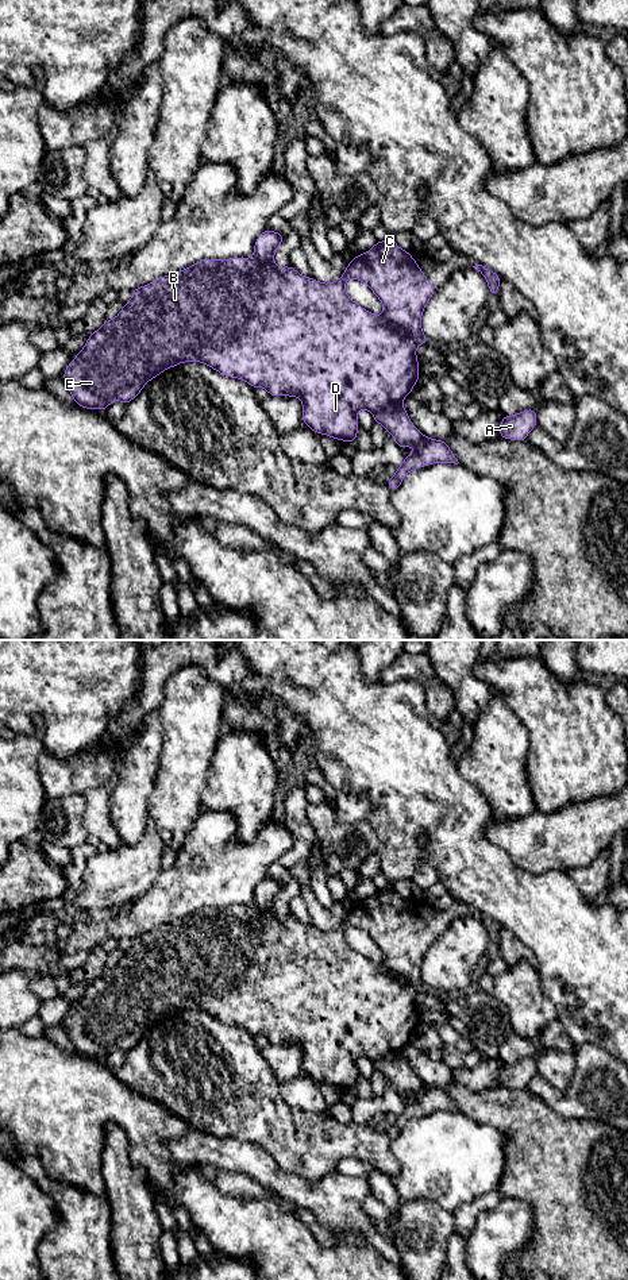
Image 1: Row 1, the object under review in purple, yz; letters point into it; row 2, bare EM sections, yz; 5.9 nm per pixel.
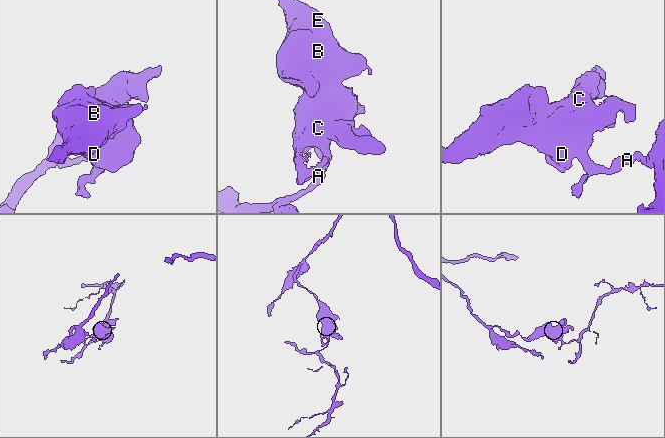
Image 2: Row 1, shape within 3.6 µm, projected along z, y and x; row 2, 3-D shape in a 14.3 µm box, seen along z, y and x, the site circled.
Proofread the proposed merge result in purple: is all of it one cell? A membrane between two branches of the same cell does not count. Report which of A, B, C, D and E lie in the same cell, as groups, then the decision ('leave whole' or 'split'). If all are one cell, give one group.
A / B C D E; split

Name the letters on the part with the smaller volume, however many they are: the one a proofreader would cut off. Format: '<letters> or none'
A

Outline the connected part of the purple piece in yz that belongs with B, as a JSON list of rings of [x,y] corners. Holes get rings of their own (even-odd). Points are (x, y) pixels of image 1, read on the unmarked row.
[[[265,878],[254,891],[253,906],[231,906],[231,907],[211,907],[205,906],[189,914],[185,918],[170,924],[157,926],[149,933],[132,937],[132,946],[124,952],[119,963],[113,968],[105,968],[101,975],[95,979],[86,988],[82,998],[68,1013],[63,1019],[63,1029],[77,1053],[84,1057],[107,1059],[108,1053],[117,1048],[127,1053],[145,1036],[145,1032],[155,1026],[165,1018],[174,1015],[182,1010],[203,1010],[230,1026],[239,1026],[246,1029],[253,1037],[265,1036],[269,1044],[290,1044],[303,1049],[303,1071],[315,1082],[323,1082],[336,1088],[355,1091],[359,1072],[357,1060],[367,1057],[371,1061],[393,1050],[401,1050],[411,1042],[413,1034],[420,1026],[419,1009],[416,1006],[416,995],[428,991],[428,986],[421,978],[421,963],[429,946],[435,942],[435,934],[427,928],[425,922],[417,914],[409,899],[400,897],[394,887],[377,890],[367,901],[357,903],[351,907],[348,914],[338,929],[321,932],[313,925],[307,926],[301,924],[292,914],[278,917],[274,911],[274,899],[281,894],[284,883],[281,880]],[[355,926],[365,930],[373,941],[381,948],[384,963],[377,963],[366,959],[359,952],[354,951],[346,941],[346,928]]]

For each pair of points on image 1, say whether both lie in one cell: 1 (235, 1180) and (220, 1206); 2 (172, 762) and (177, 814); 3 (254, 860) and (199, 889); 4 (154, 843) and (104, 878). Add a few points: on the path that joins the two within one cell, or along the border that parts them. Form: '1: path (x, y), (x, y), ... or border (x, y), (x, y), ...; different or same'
1: border (201, 1175), (224, 1194), (257, 1199); different
2: path (177, 775), (177, 801); same
3: path (241, 867), (231, 871), (216, 871), (212, 875); same
4: path (142, 855), (123, 874), (116, 876); same

